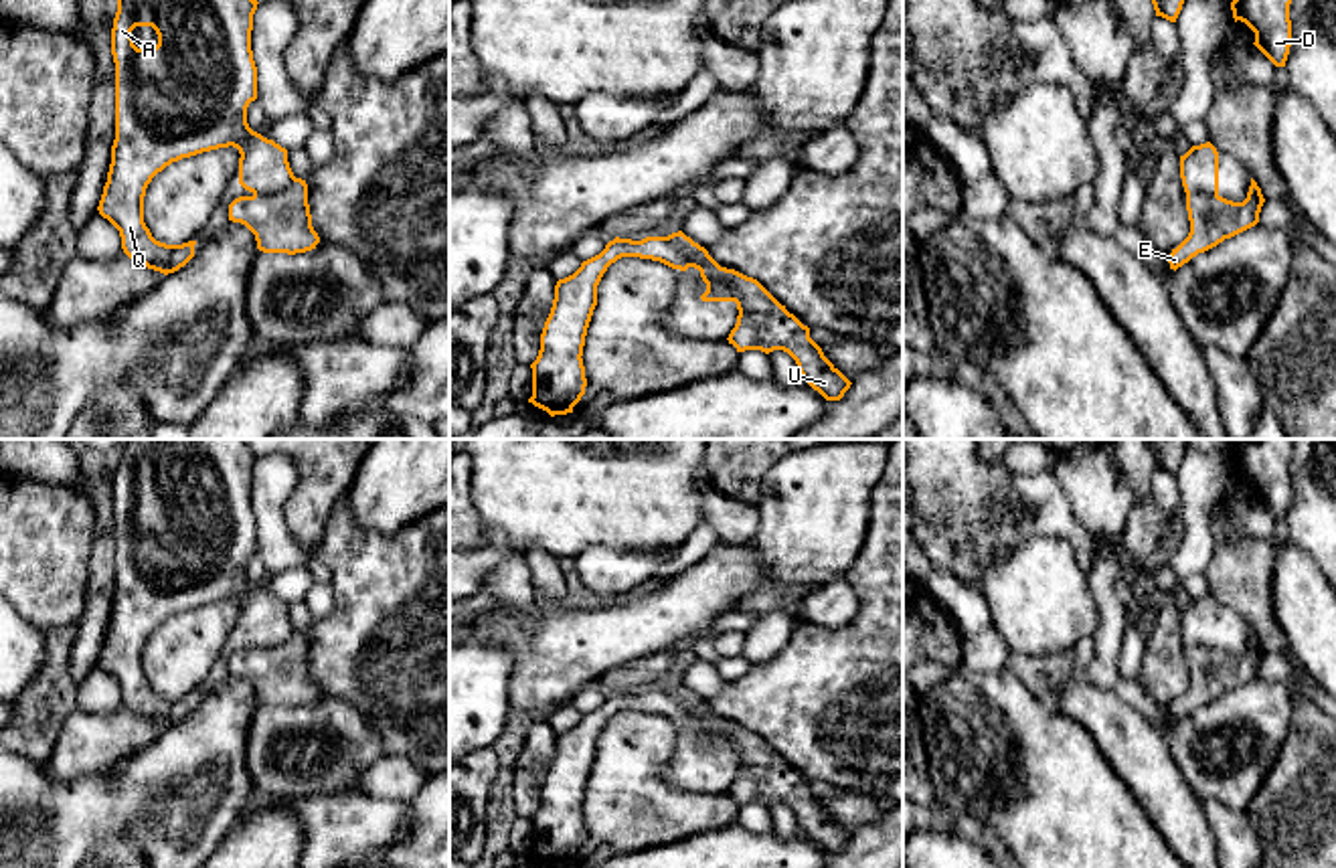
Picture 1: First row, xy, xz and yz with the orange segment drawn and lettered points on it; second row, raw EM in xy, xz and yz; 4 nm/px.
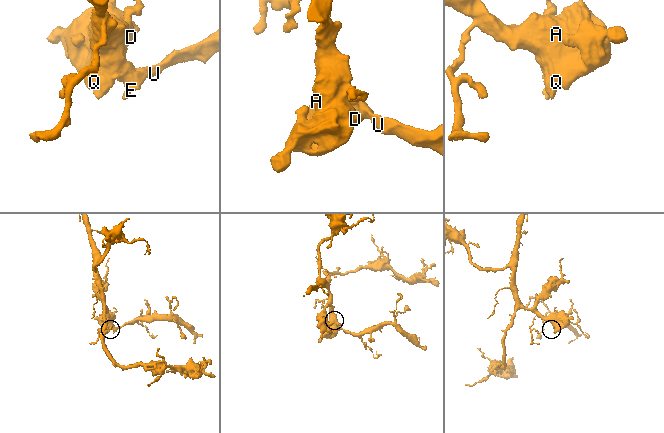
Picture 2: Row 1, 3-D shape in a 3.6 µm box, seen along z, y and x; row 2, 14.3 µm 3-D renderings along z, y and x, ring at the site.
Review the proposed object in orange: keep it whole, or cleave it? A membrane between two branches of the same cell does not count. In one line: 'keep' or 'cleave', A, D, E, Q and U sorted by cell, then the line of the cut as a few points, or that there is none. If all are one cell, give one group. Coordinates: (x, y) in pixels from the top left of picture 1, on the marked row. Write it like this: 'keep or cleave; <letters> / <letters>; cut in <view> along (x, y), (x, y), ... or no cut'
cleave; A D Q / E U; cut in xy along (296, 179), (282, 191), (254, 195)

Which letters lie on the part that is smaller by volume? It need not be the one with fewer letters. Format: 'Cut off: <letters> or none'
Cut off: E, U

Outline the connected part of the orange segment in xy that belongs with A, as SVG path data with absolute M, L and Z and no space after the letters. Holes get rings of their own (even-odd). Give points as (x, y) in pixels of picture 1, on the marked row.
M117 0L111 28L115 63L115 140L99 214L121 237L123 253L164 275L194 257L196 241L166 245L144 223L144 196L152 178L172 162L219 148L237 148L239 184L253 194L283 192L294 180L287 150L253 132L247 107L257 99L257 67L251 51L257 0ZM136 26L152 26L158 45L138 49Z

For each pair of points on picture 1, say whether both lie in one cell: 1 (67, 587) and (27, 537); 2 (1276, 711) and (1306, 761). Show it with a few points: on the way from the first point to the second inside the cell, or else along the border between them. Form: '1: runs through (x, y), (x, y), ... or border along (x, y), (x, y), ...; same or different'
1: runs through (55, 575), (33, 549); same
2: border along (1290, 688), (1292, 725), (1268, 773); different

